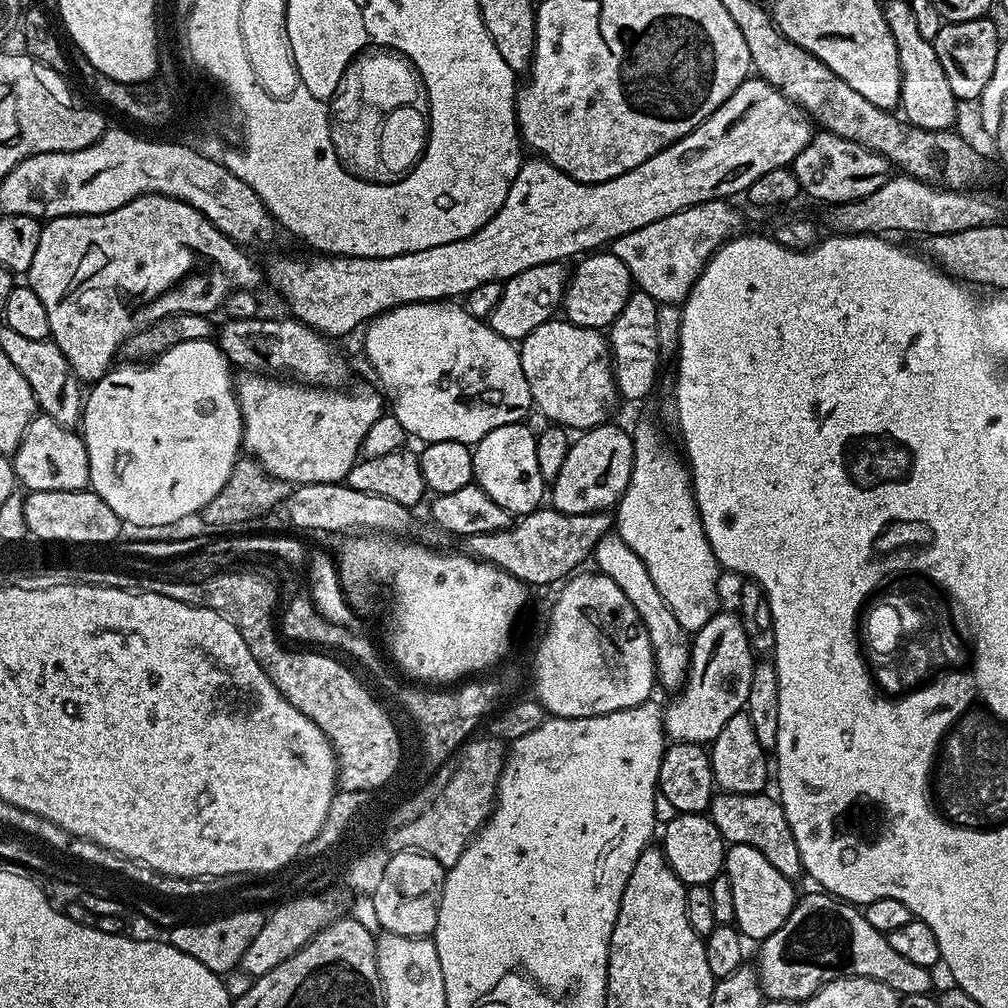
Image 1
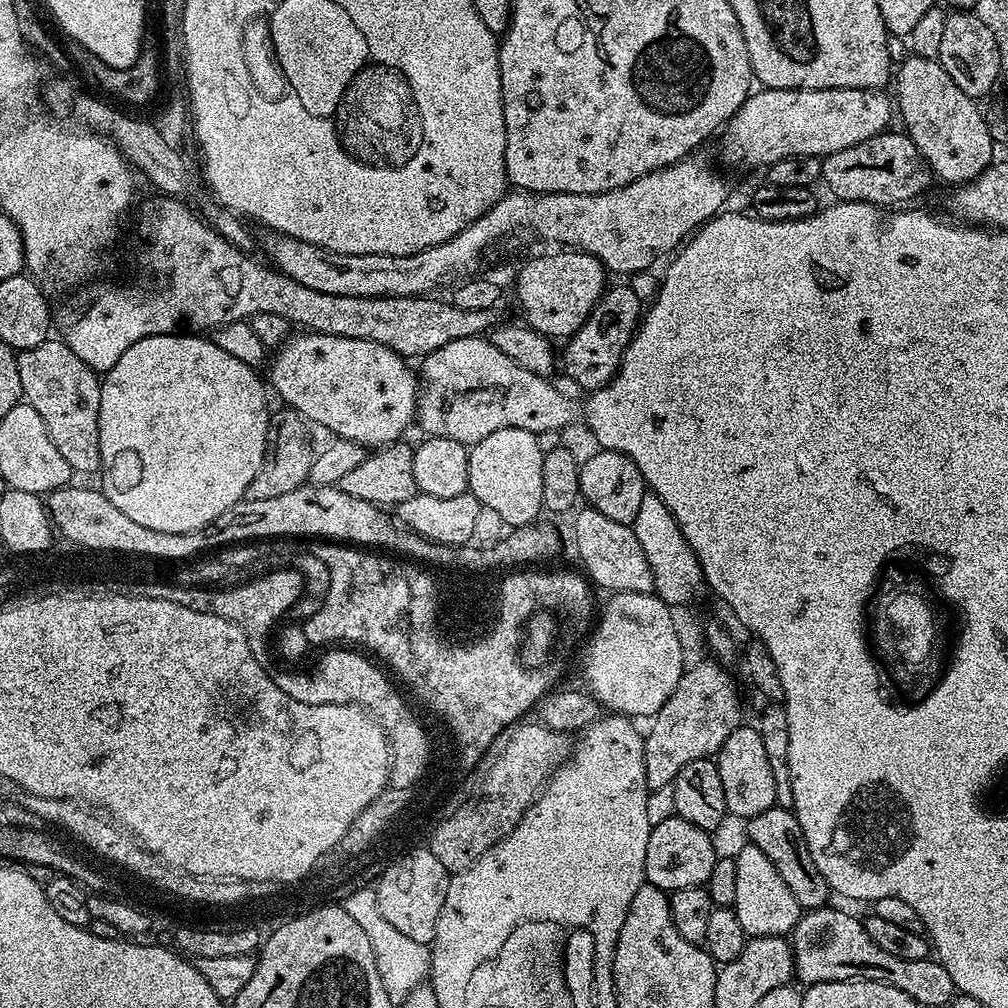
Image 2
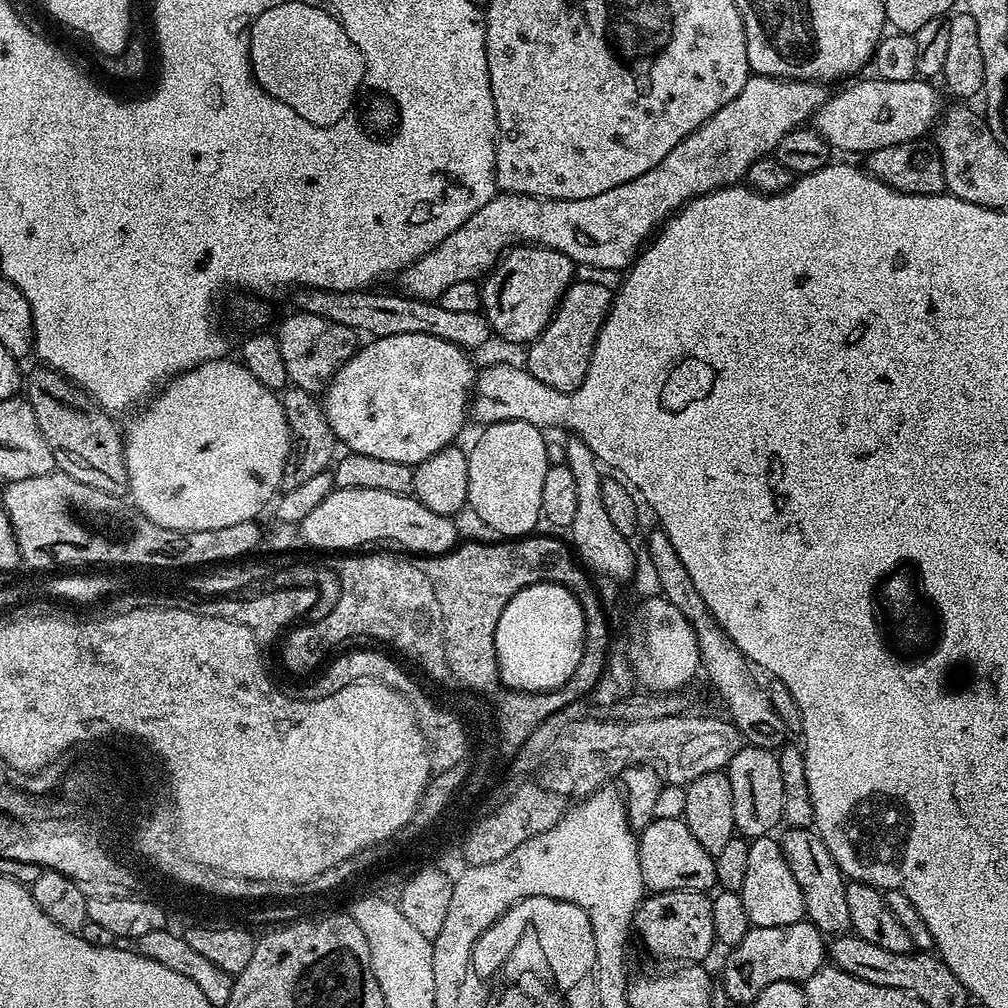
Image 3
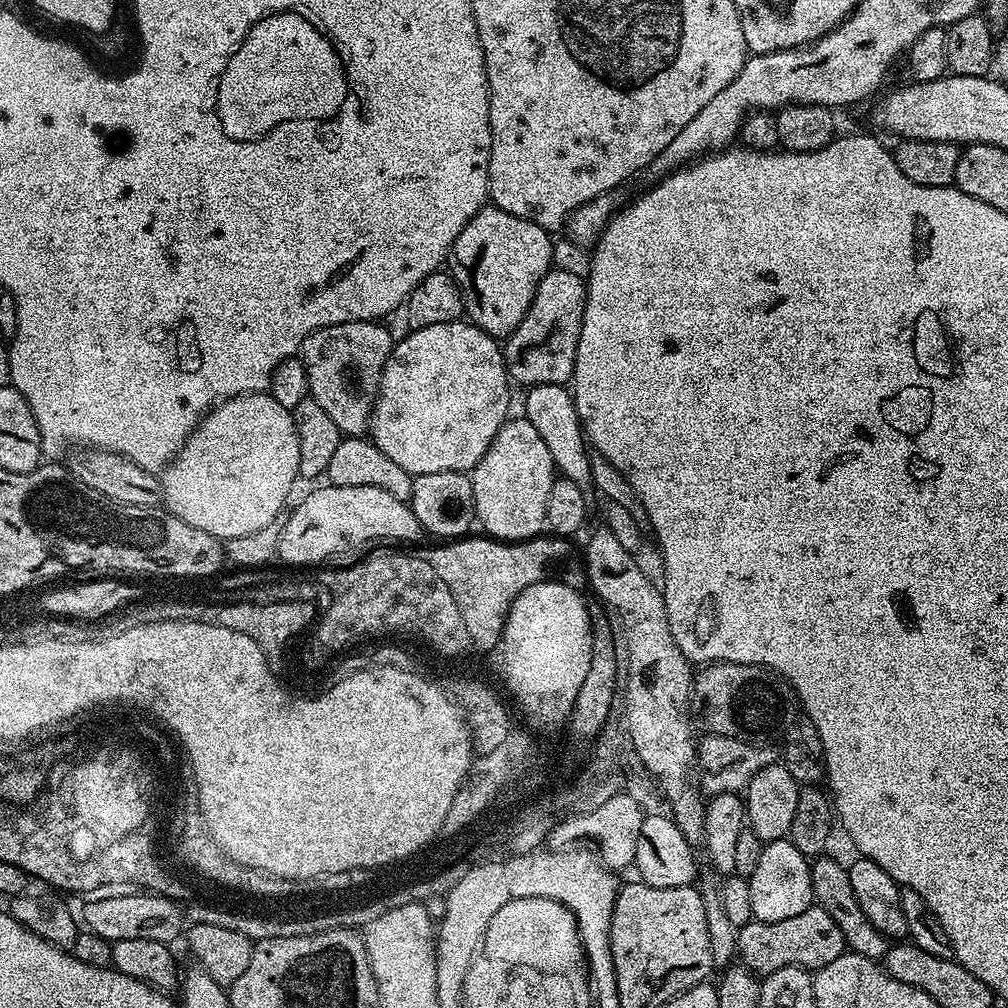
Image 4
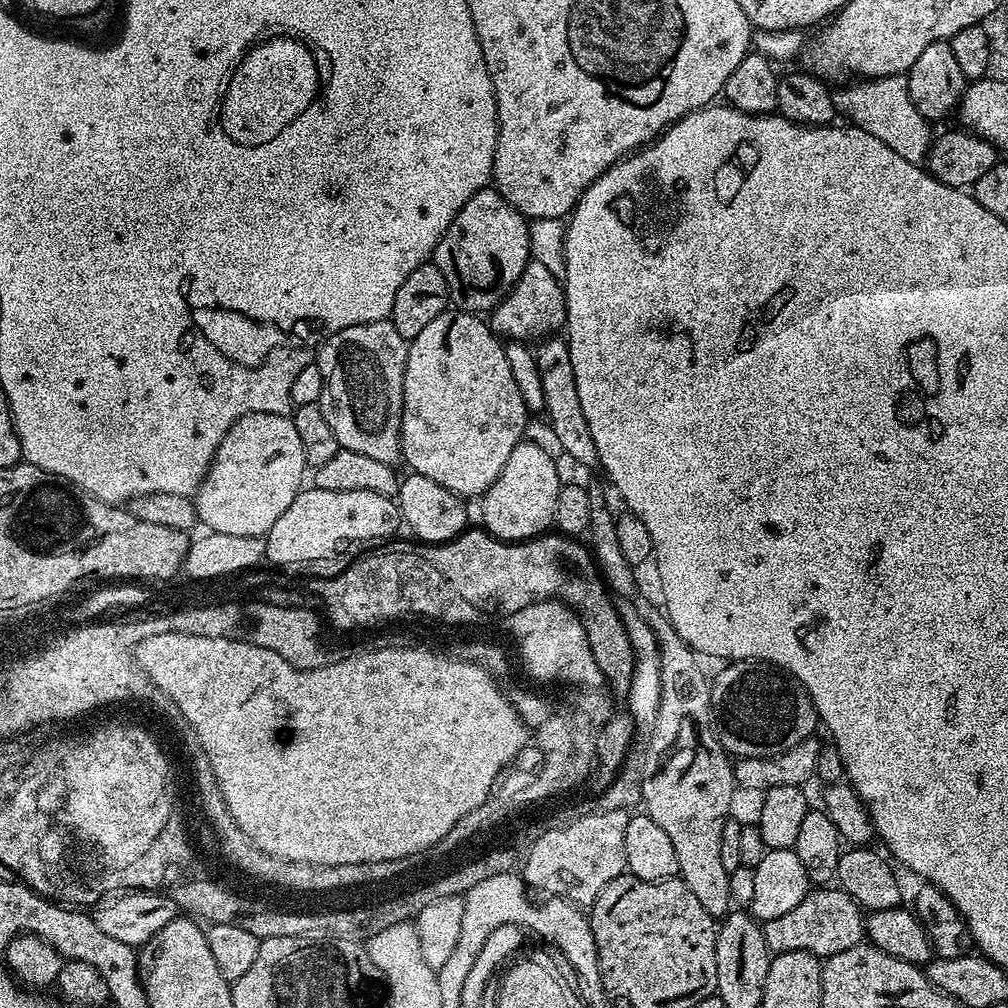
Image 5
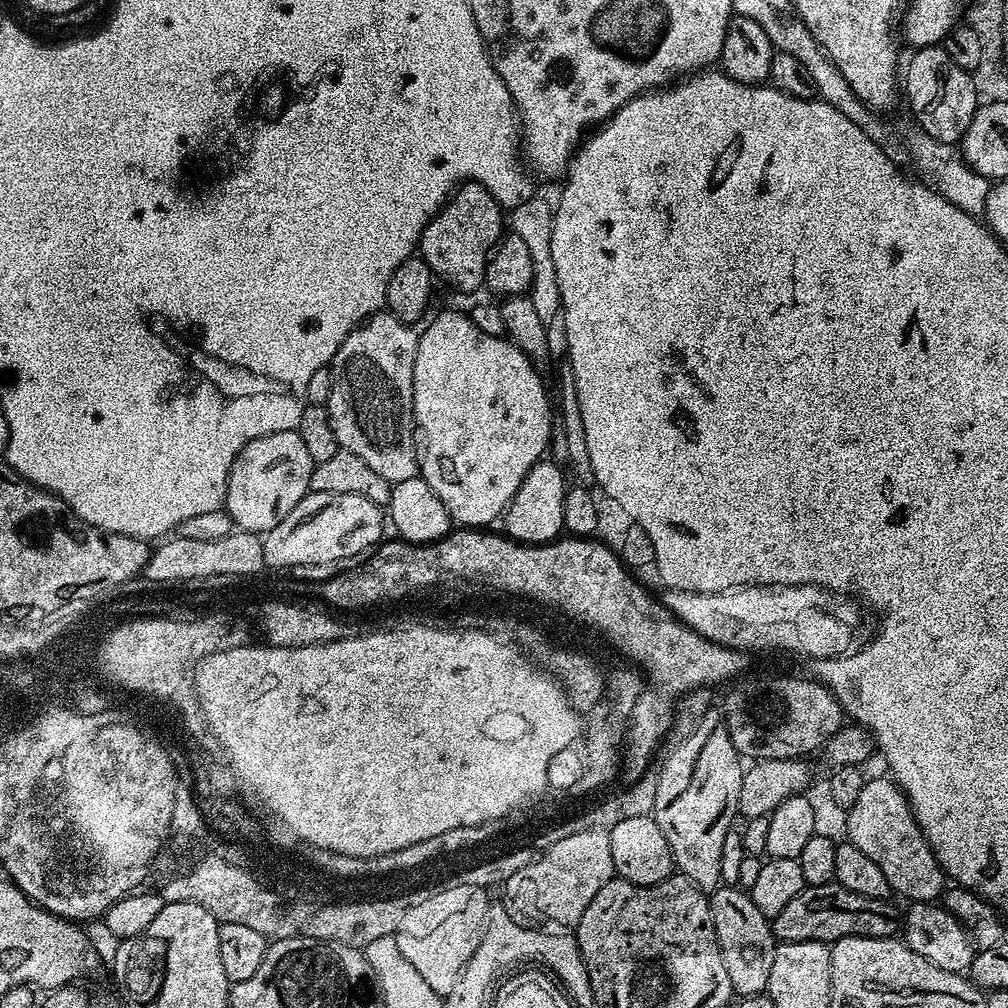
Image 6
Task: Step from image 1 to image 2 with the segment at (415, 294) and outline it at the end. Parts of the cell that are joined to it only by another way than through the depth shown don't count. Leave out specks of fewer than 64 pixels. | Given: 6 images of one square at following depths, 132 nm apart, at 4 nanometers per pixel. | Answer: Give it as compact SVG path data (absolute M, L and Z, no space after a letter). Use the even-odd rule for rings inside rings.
M761 87L759 90L753 91L749 95L748 101L745 102L739 110L728 119L727 124L722 129L720 140L720 156L732 168L760 168L778 162L782 158L790 158L791 156L818 156L826 157L834 154L838 150L846 150L846 146L854 146L858 142L866 142L870 138L874 138L878 133L885 131L889 127L888 124L894 120L894 104L891 99L884 97L885 93L880 90L871 88L766 88Z

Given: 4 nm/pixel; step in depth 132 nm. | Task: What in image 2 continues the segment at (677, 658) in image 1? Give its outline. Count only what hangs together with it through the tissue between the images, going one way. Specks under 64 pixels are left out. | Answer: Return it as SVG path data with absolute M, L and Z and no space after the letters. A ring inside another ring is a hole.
M587 506L581 507L575 516L576 552L584 563L583 571L597 589L610 588L616 592L653 591L654 574L650 570L650 562L646 562L646 550L642 550L642 542L638 542L629 525L614 522L614 518L606 518L606 514Z

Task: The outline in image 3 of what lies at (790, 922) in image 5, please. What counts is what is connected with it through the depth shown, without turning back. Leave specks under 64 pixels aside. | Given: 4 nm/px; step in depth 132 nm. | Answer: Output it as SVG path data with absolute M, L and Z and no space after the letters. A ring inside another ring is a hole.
M807 918L794 922L790 926L749 927L746 938L742 938L742 942L738 942L738 946L731 948L727 955L728 961L724 964L722 986L733 1005L750 1006L756 1001L758 994L762 994L762 990L766 990L766 986L771 986L773 982L786 982L787 980L803 982L809 980L819 968L825 967L826 936L825 933L819 932Z

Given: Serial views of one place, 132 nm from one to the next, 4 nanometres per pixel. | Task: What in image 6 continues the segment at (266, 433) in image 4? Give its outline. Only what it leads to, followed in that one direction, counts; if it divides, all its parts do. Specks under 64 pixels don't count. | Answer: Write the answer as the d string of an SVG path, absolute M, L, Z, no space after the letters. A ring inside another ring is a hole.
M299 431L275 432L254 438L237 455L228 475L224 508L237 529L266 534L302 498L307 496L312 473L312 459L302 443Z

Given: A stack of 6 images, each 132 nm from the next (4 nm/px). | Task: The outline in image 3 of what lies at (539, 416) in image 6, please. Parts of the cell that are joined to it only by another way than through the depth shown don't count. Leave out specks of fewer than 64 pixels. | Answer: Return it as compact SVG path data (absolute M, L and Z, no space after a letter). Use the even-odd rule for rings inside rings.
M390 334L389 336L378 336L367 341L368 345L361 347L346 361L342 367L333 374L328 381L323 393L322 403L324 413L328 419L328 425L333 436L341 445L345 444L348 452L358 454L370 454L370 458L386 458L386 462L402 462L403 464L418 465L426 458L438 454L438 450L455 445L464 428L464 419L470 416L470 401L472 389L476 386L478 375L477 365L472 365L472 360L467 351L459 348L454 342L446 342L446 338L434 338L434 334Z

